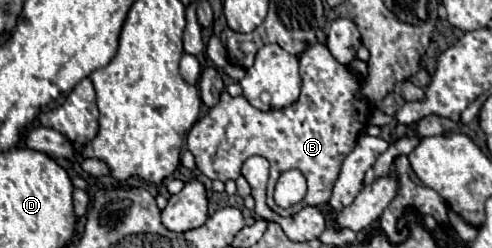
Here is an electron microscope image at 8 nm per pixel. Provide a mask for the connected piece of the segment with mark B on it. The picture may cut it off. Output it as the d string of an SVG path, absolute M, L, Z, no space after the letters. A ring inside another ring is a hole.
M317 43L301 53L299 73L303 85L301 95L293 105L261 111L255 109L245 97L231 97L223 91L219 103L193 125L187 137L187 147L195 155L197 169L205 177L219 179L223 183L237 179L241 175L241 165L249 157L265 157L271 163L267 205L281 217L291 217L309 205L319 207L329 203L341 163L353 151L357 135L367 125L373 111L371 103L365 99L355 99L361 81L345 65L337 63L325 45ZM287 169L299 169L305 175L307 197L289 209L281 209L273 201L273 189L279 175Z

